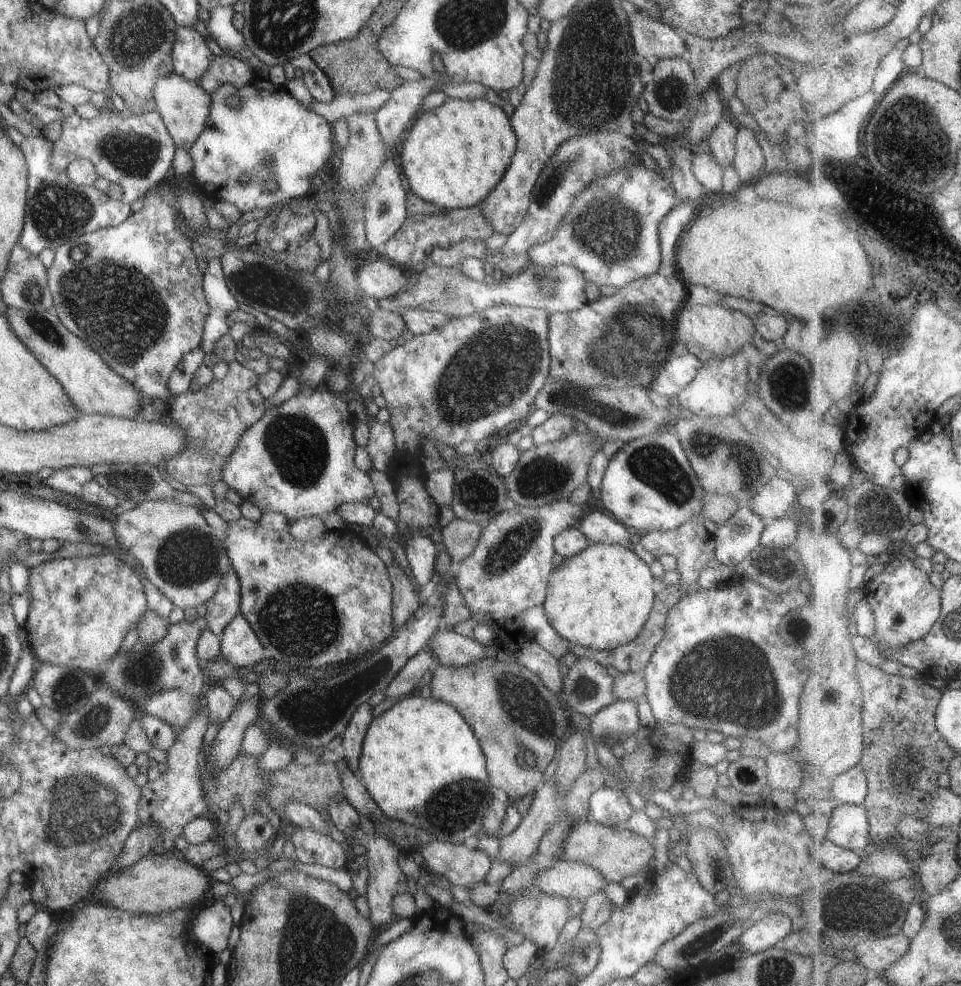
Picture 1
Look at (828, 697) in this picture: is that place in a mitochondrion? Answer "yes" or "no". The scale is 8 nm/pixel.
yes

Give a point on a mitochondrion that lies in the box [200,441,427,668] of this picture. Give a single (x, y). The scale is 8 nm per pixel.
(302, 616)

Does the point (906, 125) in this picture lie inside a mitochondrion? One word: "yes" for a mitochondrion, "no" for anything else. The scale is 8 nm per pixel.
yes

